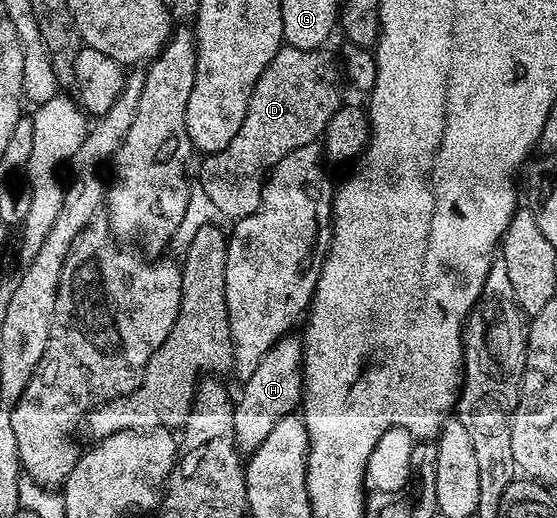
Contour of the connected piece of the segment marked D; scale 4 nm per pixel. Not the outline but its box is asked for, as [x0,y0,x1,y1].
[197,47,345,221]

